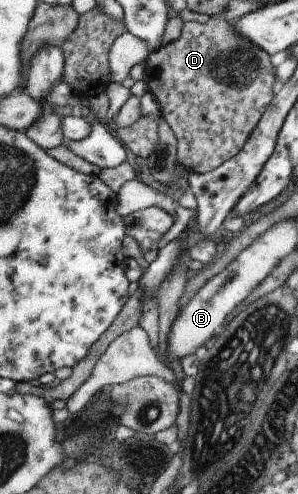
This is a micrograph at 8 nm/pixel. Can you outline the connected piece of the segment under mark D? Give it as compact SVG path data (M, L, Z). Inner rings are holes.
M210 18L203 24L186 21L177 39L149 52L144 60L149 75L146 81L151 85L162 118L176 138L176 160L186 170L196 174L210 172L242 148L274 94L275 70L268 56L240 36L232 22Z

